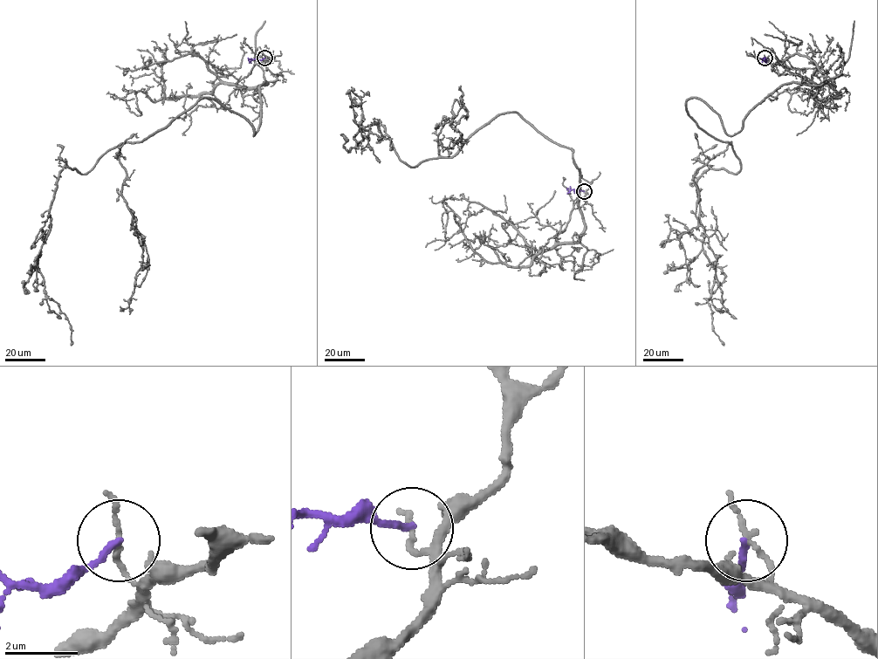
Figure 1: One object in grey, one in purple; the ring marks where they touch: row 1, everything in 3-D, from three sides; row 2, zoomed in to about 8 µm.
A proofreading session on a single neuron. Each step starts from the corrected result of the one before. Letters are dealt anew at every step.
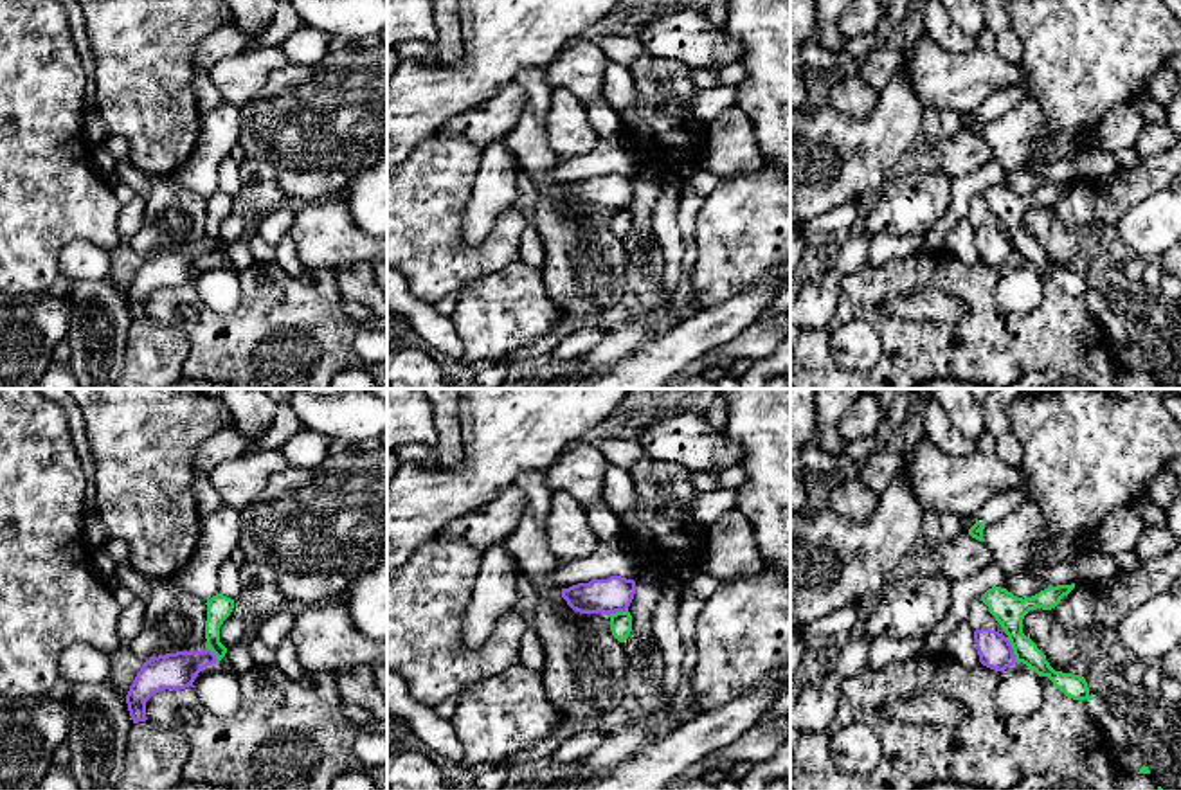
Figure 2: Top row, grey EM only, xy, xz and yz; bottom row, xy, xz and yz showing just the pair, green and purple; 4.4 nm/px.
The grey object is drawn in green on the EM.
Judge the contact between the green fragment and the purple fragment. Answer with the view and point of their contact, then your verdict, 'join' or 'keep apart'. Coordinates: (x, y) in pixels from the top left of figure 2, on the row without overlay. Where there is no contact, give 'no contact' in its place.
yz (1014, 247) | keep apart

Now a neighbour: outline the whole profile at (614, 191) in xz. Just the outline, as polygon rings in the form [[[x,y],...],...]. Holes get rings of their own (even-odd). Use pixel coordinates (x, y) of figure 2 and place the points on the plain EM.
[[[621,173],[592,176],[562,185],[562,194],[580,211],[616,211],[628,207],[636,191],[636,178]]]

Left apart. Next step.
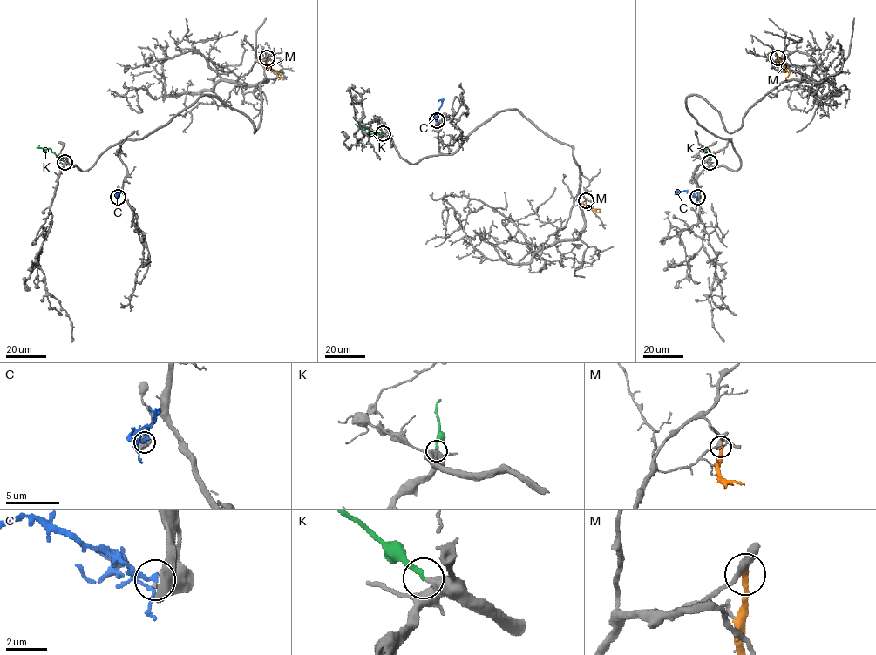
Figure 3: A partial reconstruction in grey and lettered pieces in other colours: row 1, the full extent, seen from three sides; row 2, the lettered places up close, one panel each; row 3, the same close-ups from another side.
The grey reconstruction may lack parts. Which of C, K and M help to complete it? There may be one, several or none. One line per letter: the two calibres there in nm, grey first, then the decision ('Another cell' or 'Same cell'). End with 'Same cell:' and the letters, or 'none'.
C: Thickness 260 nm (grey) against 200 nm. Another cell
K: Thickness 400 nm (grey) against 260 nm. Same cell
M: Thickness 280 nm (grey) against 240 nm. Another cell
Same cell: K

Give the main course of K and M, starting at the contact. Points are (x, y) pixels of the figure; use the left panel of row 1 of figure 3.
K: (64, 162), (49, 148), (36, 148)
M: (268, 57), (267, 65), (281, 77), (278, 79)

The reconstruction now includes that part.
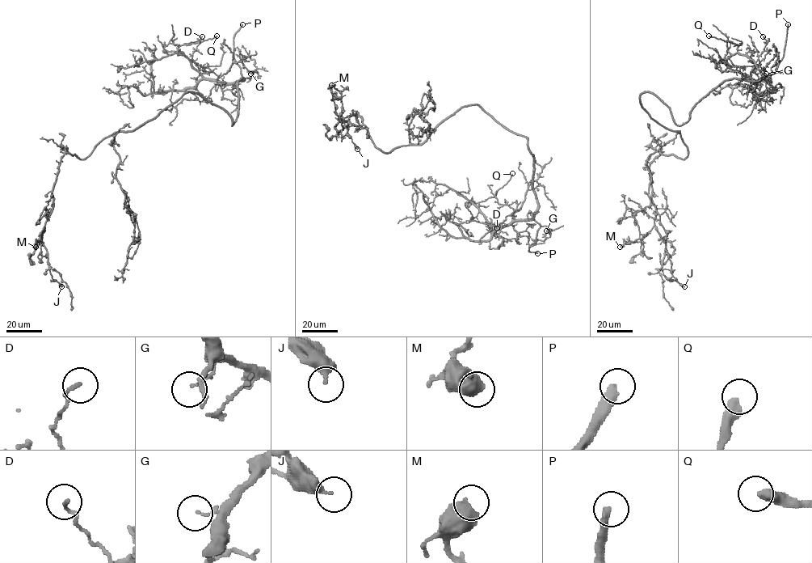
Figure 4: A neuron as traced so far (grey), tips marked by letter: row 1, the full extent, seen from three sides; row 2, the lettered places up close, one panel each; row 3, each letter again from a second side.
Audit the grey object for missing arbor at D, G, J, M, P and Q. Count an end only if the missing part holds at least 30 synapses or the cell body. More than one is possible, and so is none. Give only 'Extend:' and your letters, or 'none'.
Extend: P

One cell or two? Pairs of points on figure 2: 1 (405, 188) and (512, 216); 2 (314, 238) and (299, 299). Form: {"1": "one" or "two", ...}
{"1": "one", "2": "two"}

